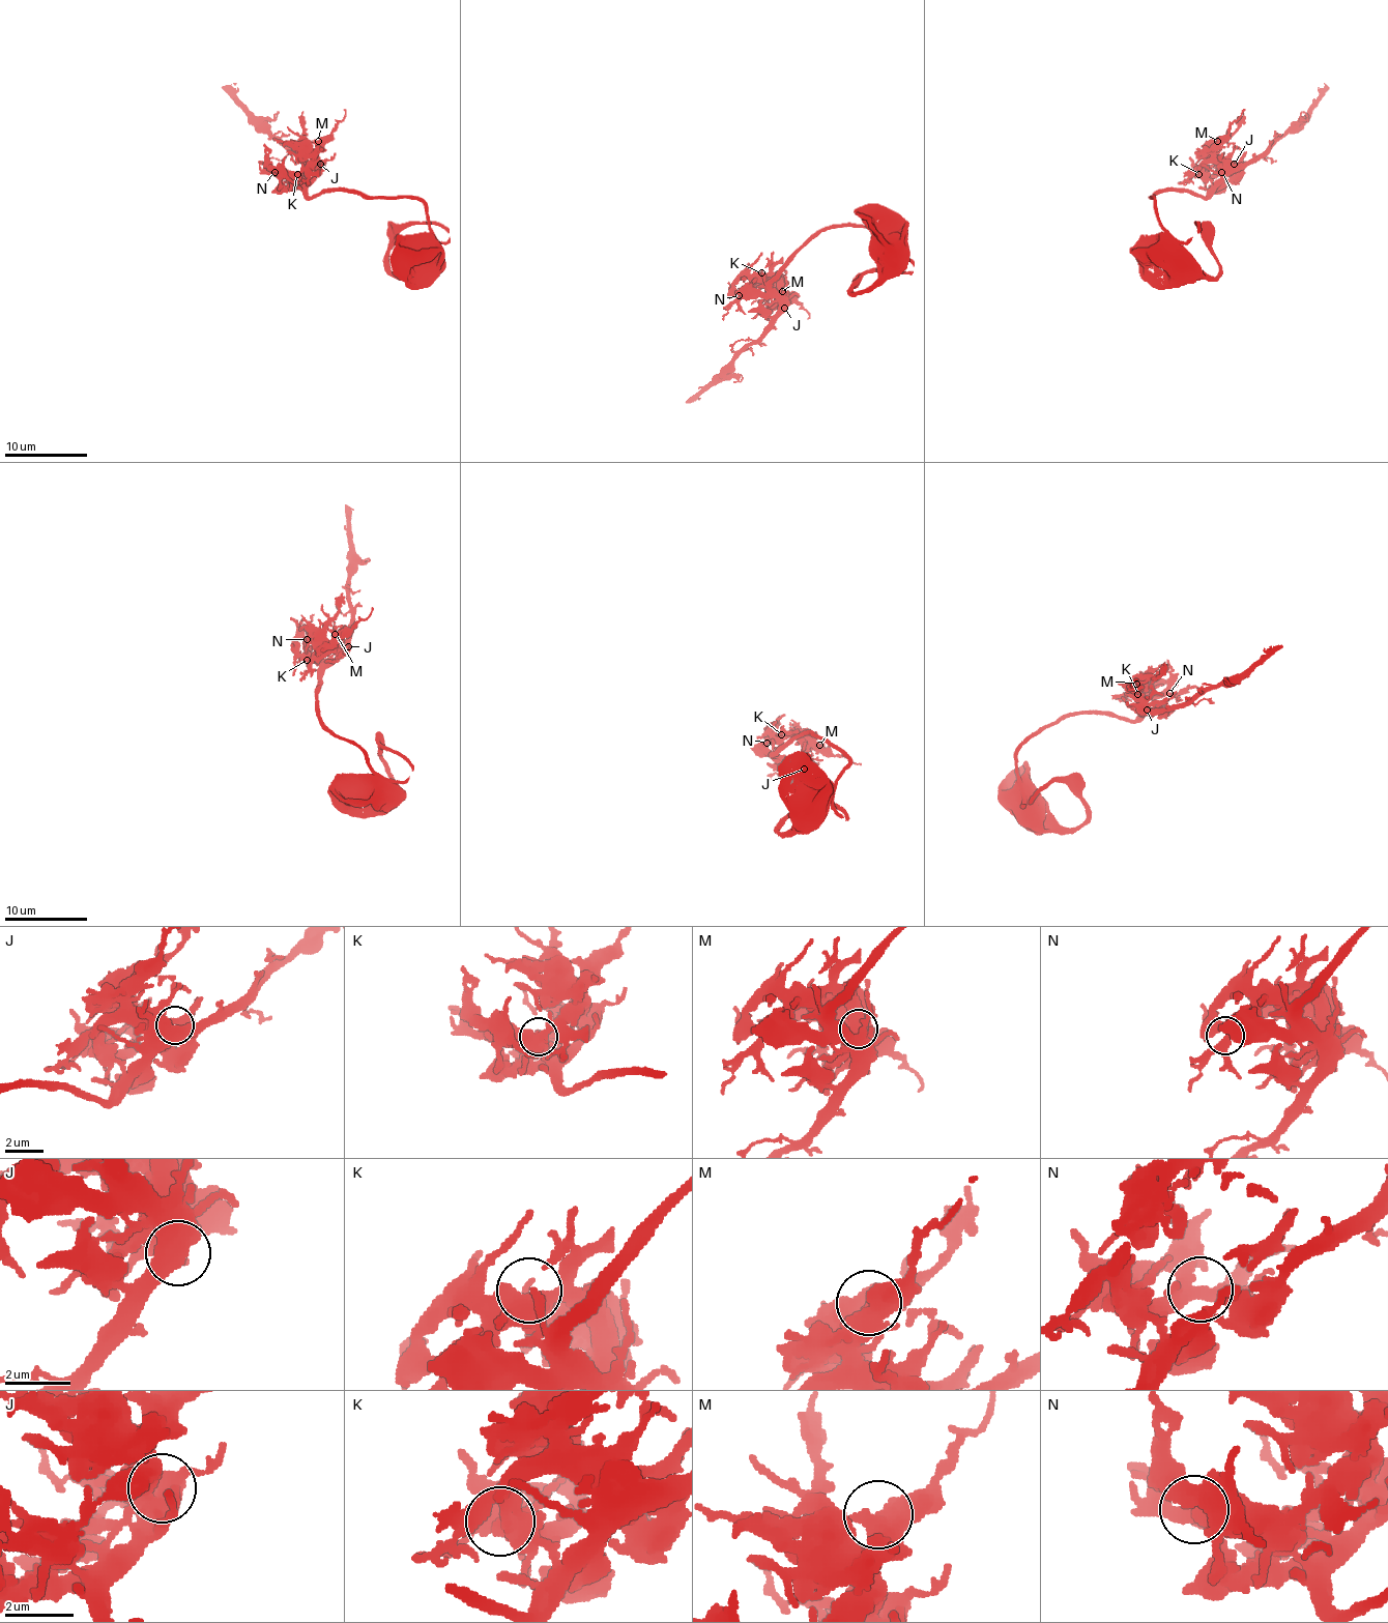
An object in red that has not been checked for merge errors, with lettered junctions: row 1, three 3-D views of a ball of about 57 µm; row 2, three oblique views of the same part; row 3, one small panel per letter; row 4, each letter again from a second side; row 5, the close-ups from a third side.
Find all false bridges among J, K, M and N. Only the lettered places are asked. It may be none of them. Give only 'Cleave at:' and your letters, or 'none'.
Cleave at: none

